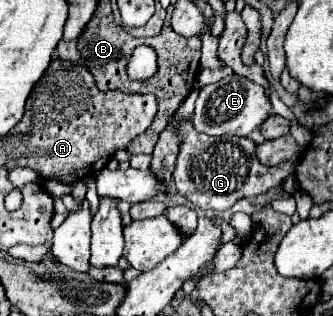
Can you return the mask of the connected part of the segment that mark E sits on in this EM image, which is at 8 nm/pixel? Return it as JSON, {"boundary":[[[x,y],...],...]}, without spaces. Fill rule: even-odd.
{"boundary":[[[234,73],[224,77],[218,83],[206,85],[200,89],[198,99],[196,99],[196,109],[192,115],[192,125],[196,131],[206,133],[206,135],[248,135],[254,129],[258,129],[264,119],[270,115],[270,101],[264,97],[264,89],[260,85],[248,81],[246,77],[236,77]]]}

